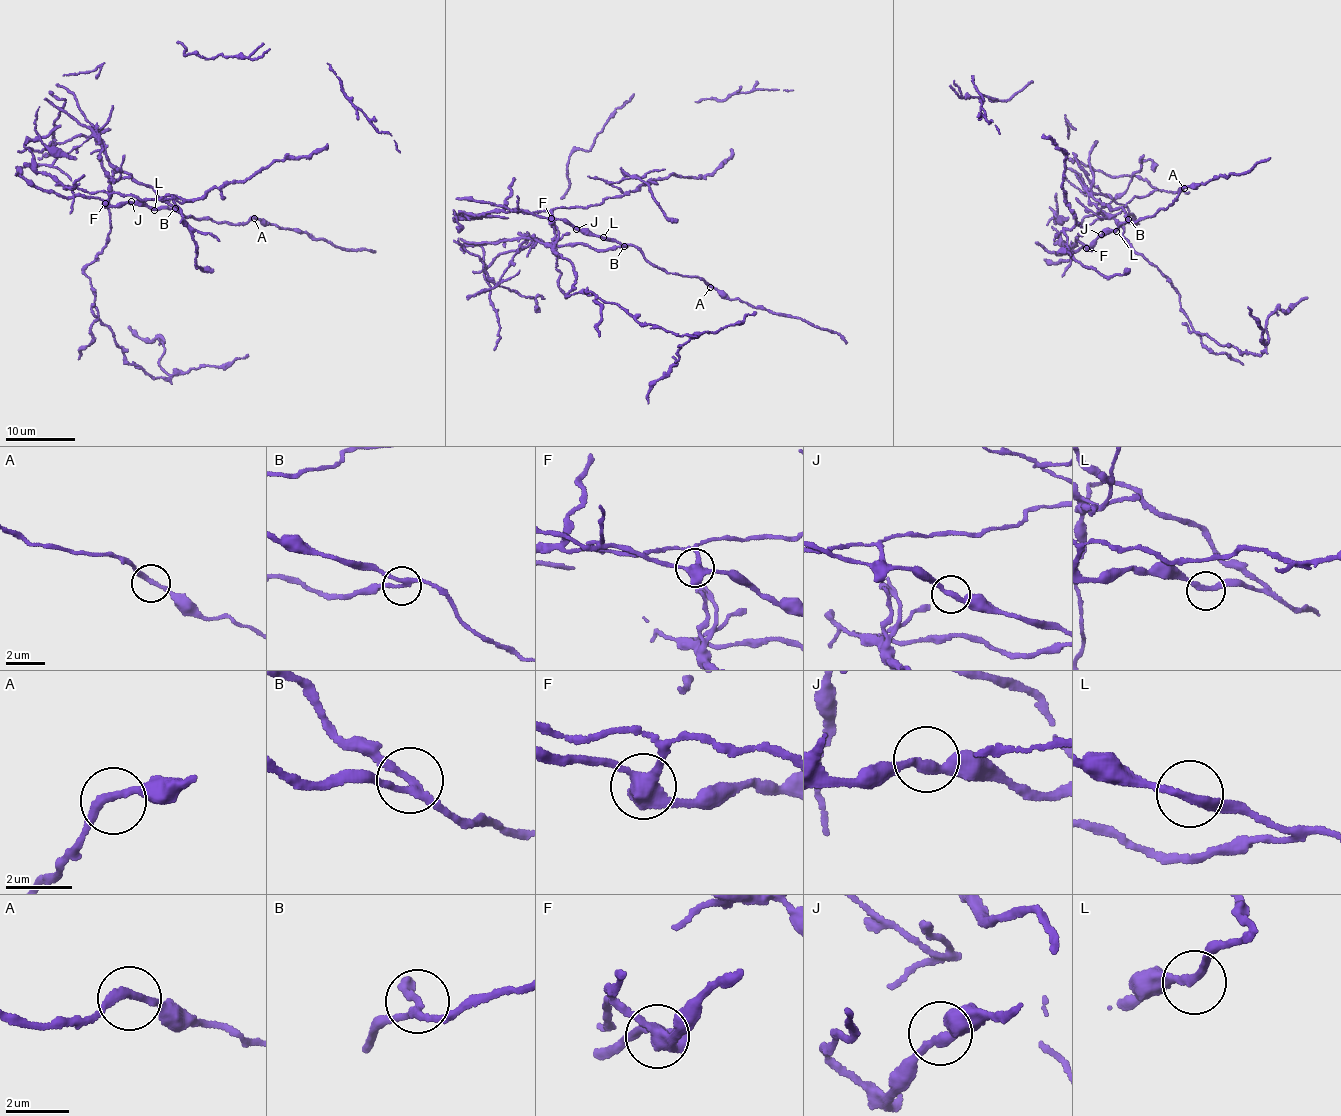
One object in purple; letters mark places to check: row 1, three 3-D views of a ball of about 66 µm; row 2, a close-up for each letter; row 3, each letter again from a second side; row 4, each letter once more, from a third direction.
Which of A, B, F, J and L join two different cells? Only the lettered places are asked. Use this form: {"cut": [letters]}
{"cut": ["B", "F"]}

